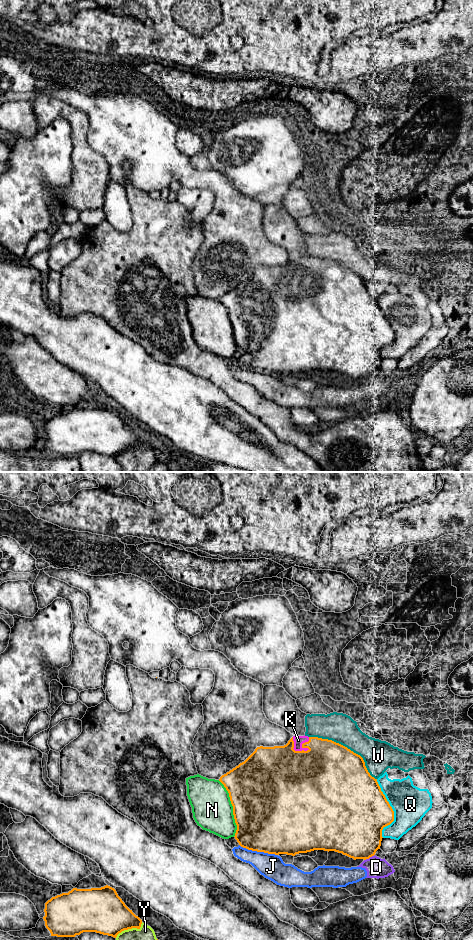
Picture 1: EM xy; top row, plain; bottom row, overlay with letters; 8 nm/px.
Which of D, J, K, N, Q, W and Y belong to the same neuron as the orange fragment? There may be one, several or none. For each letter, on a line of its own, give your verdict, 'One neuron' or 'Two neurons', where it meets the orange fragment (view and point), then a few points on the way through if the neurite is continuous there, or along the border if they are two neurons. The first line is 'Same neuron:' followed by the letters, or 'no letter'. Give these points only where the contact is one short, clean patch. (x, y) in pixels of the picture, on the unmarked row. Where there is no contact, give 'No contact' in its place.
Same neuron: K
D: Two neurons. Touches orange at xy (369, 377)
J: Two neurons. Touches orange at xy (258, 371)
K: One neuron. Touches orange at xy (296, 271)
N: Two neurons. Touches orange at xy (233, 328)
Q: Two neurons. Touches orange at xy (392, 329)
W: Two neurons. Touches orange at xy (346, 267)
Y: Two neurons. Touches orange at xy (129, 448)

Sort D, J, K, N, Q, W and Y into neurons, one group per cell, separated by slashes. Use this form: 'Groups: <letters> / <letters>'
Groups: D J / K / N / Q / W / Y

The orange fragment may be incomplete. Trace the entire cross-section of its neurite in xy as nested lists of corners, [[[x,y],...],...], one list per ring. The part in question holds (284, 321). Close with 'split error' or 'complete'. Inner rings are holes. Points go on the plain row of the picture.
[[[293,256],[286,265],[274,267],[257,267],[255,271],[238,286],[222,295],[219,301],[224,305],[229,313],[233,326],[233,335],[237,350],[235,359],[239,365],[248,370],[264,372],[268,374],[287,374],[295,376],[299,373],[307,373],[314,370],[335,371],[350,378],[369,379],[380,369],[382,361],[382,350],[394,341],[394,331],[387,321],[385,315],[377,302],[368,292],[363,278],[348,269],[347,267],[332,260],[318,257]]] | split error

